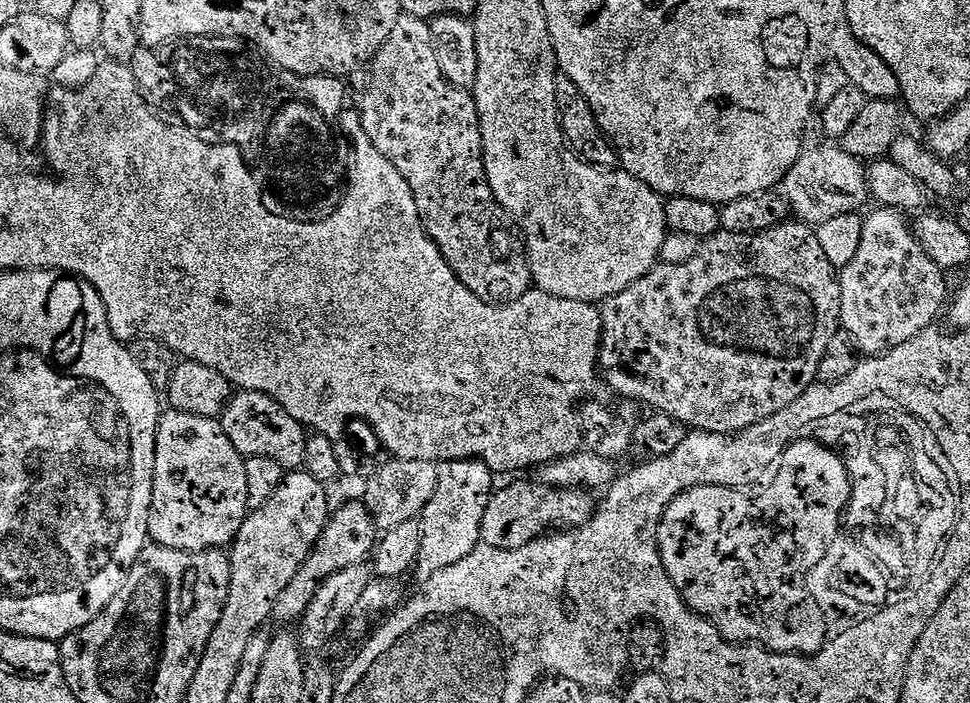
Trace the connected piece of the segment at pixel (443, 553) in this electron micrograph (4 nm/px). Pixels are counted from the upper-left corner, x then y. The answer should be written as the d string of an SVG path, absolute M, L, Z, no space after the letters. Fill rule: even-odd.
M445 460L436 469L436 489L426 502L426 506L420 511L420 558L421 565L428 564L429 573L442 570L454 562L458 562L464 556L469 556L481 543L480 519L484 508L488 505L488 497L494 491L494 473L480 460Z

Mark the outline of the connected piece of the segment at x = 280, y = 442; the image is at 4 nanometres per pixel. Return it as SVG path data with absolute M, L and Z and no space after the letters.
M245 391L235 393L222 410L220 421L223 432L240 456L270 458L288 472L297 471L303 465L307 431L268 395Z

